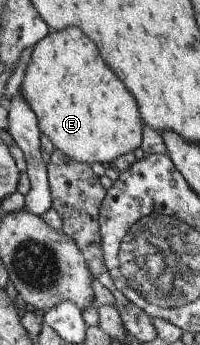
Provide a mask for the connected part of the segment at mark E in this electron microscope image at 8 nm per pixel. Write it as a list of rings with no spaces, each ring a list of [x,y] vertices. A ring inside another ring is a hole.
[[[76,26],[50,30],[34,44],[29,57],[19,92],[36,115],[39,132],[46,135],[54,148],[65,154],[66,158],[86,163],[88,166],[93,162],[105,166],[111,165],[120,154],[126,154],[140,146],[141,128],[144,124],[135,98],[128,94],[128,90],[112,74],[112,70],[104,66],[94,42],[84,36]]]

